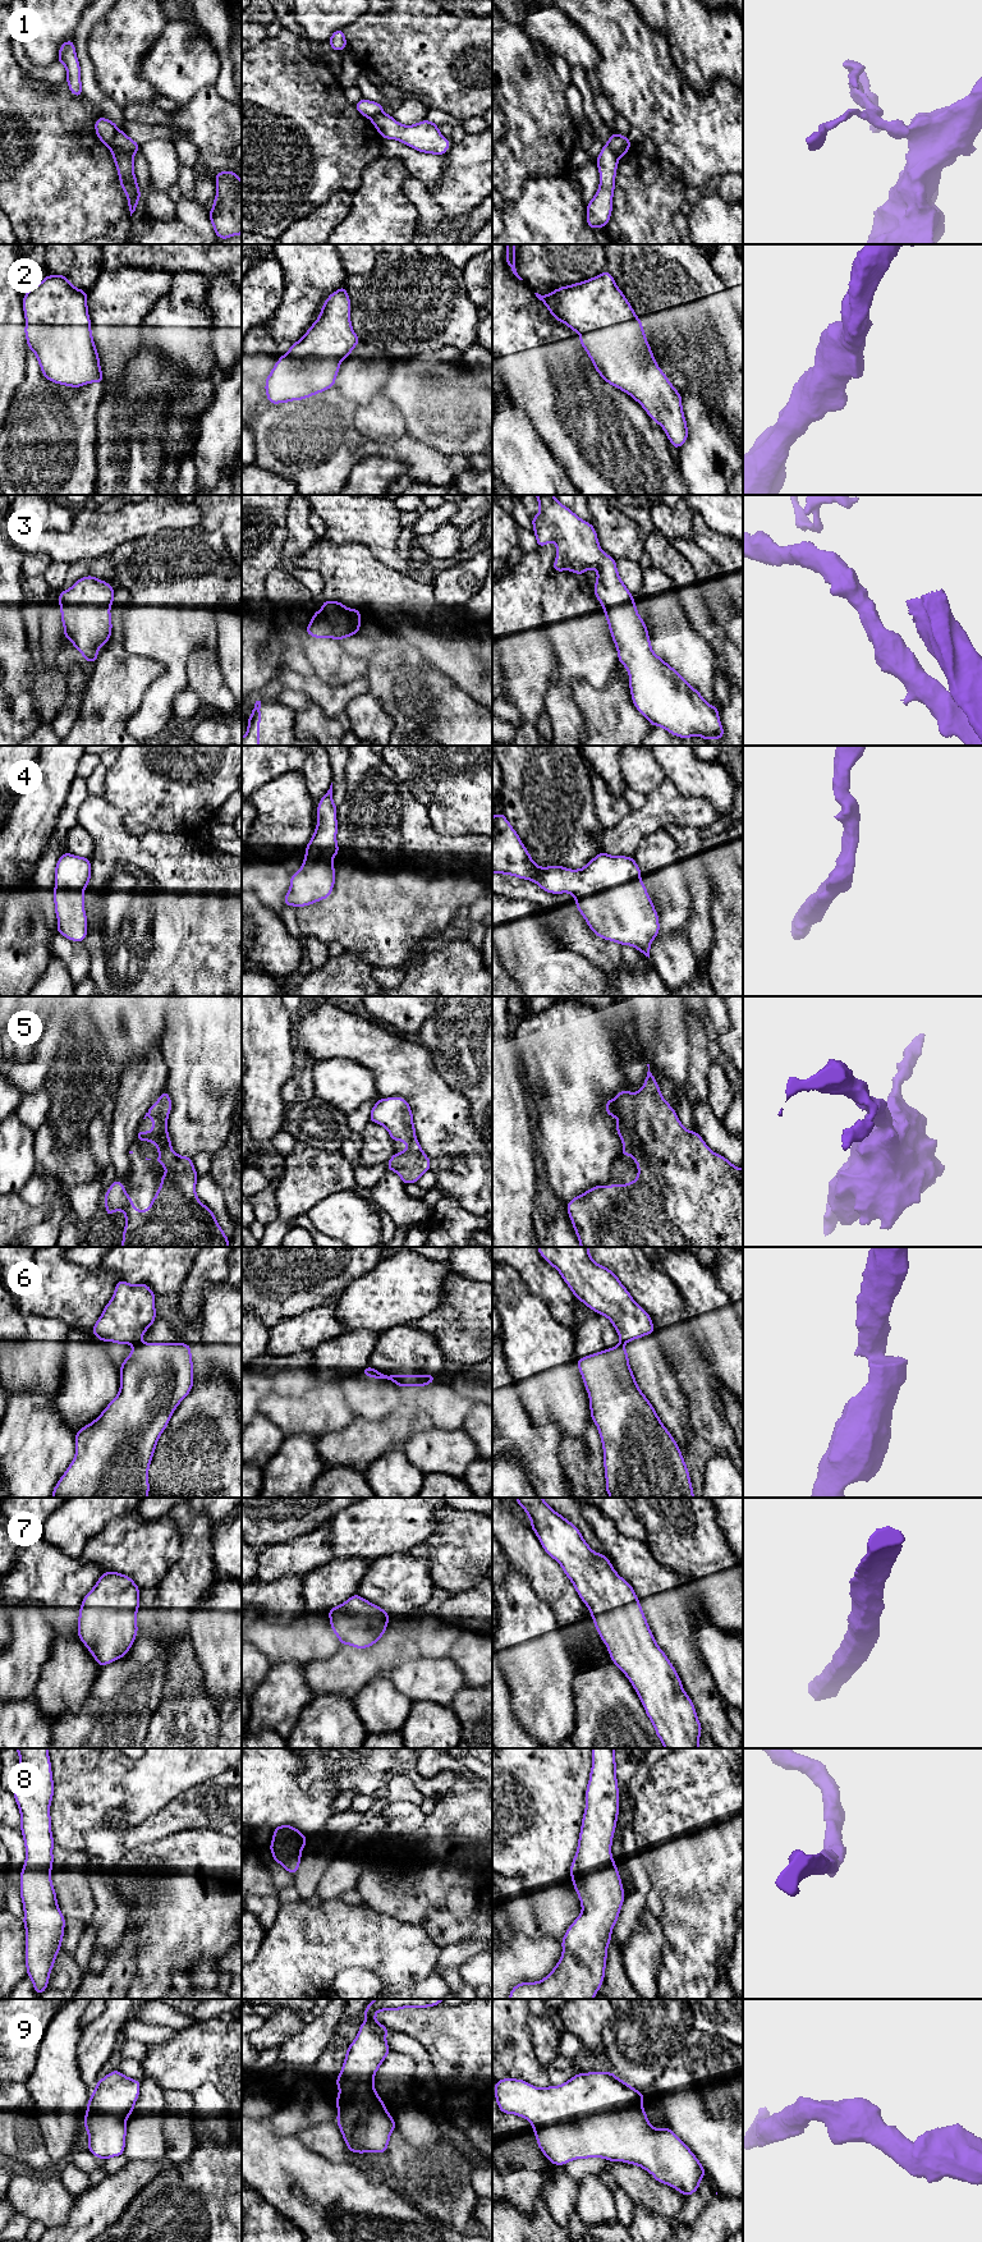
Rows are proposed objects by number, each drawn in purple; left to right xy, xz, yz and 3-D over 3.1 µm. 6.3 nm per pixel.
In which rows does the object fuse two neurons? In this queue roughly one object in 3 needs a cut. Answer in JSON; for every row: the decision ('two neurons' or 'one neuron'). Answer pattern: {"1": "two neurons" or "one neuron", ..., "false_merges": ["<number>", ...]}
{"1": "two neurons", "2": "one neuron", "3": "one neuron", "4": "one neuron", "5": "one neuron", "6": "two neurons", "7": "one neuron", "8": "one neuron", "9": "one neuron", "false_merges": ["1", "6"]}

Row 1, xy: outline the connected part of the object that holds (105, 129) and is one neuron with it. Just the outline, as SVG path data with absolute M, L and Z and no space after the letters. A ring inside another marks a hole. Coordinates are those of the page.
M101 116L95 122L95 130L100 141L109 147L114 157L120 187L124 189L128 198L128 208L132 216L141 198L141 191L134 175L134 159L113 143L114 136L118 132L118 124Z

